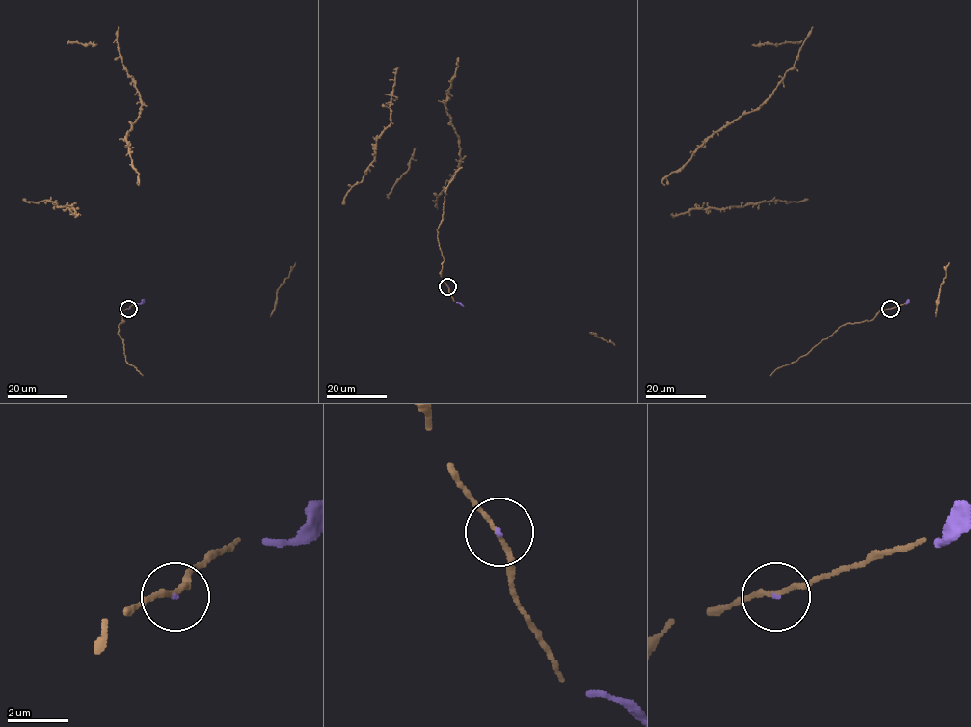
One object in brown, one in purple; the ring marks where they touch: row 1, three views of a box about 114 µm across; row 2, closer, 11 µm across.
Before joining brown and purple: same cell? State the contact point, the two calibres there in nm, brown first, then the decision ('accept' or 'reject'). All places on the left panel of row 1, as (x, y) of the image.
at (128, 309); 140 nm thick on the brown side, 70 nm on the other; accept

